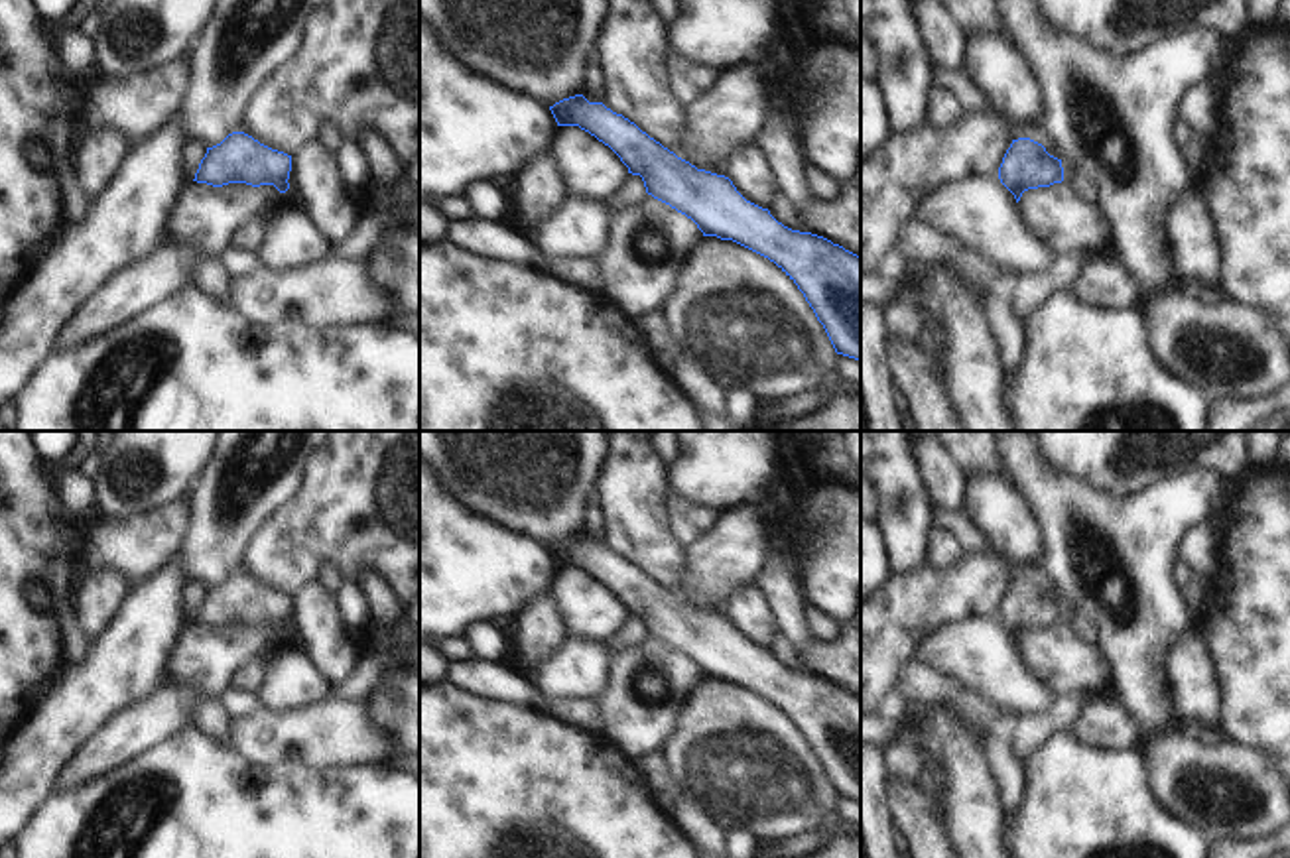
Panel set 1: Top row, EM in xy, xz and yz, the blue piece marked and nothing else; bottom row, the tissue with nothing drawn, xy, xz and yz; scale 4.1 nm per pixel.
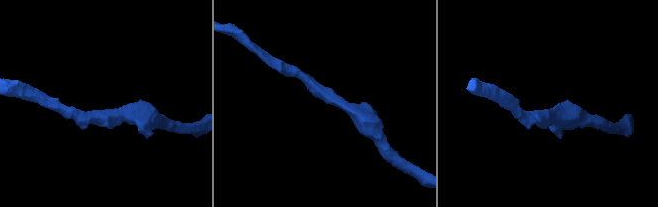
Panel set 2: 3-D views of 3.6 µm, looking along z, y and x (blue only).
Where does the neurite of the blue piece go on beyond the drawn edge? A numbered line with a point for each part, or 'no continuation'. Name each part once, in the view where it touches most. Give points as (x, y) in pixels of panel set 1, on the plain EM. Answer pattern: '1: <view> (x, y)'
no continuation

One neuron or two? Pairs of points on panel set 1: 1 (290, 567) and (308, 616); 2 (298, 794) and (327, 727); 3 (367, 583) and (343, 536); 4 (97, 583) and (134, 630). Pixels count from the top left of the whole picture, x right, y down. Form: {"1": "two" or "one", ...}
{"1": "two", "2": "two", "3": "two", "4": "two"}

